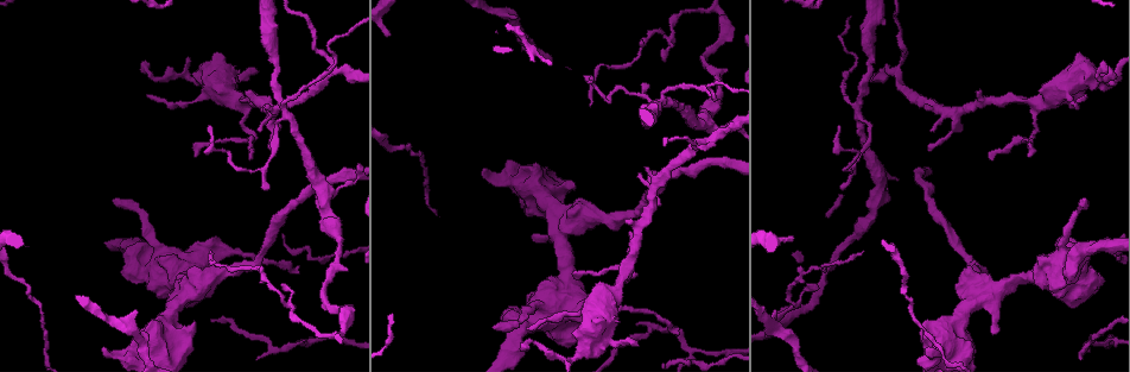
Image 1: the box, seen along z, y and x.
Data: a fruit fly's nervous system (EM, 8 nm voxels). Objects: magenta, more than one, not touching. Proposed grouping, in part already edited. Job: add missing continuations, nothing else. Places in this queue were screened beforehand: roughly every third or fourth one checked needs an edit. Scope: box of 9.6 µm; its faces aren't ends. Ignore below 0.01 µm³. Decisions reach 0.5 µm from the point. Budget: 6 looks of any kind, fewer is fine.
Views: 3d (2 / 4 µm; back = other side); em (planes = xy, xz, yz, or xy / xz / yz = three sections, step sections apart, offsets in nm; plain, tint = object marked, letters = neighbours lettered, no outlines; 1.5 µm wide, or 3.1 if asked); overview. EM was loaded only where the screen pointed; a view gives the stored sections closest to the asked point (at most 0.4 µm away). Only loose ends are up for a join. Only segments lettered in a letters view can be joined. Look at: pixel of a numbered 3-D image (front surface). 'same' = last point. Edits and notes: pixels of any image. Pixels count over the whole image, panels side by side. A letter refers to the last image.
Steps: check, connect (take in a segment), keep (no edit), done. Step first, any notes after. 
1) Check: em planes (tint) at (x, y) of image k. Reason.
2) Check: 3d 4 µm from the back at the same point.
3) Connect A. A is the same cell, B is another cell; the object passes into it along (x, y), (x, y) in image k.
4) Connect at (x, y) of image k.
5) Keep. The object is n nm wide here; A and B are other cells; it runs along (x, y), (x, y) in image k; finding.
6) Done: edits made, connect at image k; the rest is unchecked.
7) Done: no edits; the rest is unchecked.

Check: em planes (letters) at (484, 169) of image 1. Free end.

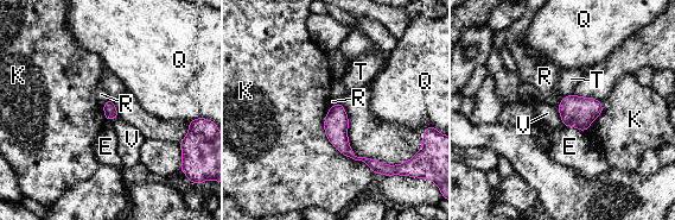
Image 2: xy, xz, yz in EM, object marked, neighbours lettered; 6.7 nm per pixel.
Keep. E, K, Q, R, T and V are other cells; no lettered segment goes on from it.

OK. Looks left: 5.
Check: em yz step 4 (plain) at (663, 61) of image 1.

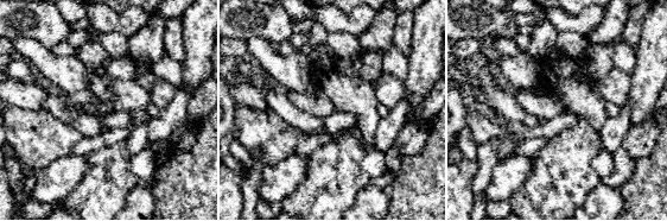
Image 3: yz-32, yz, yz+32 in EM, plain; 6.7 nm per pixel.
Check: em yz step 4 (tint) at the same point.

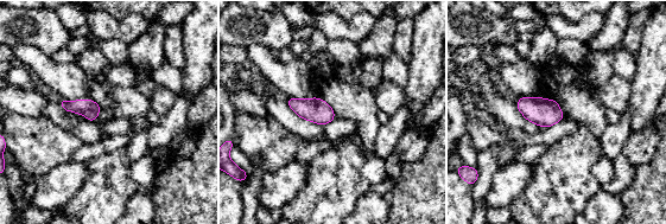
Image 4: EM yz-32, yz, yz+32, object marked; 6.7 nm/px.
Check: em yz step 4 (letters) at the same point.

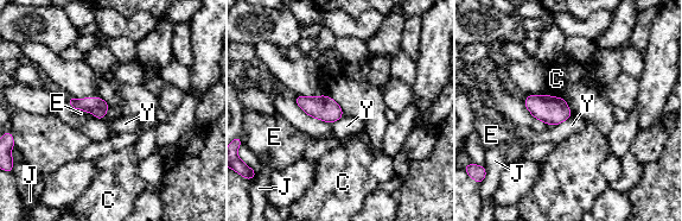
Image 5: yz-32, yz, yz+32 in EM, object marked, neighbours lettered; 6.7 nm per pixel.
Keep. C, E, J and Y are other cells; a border runs along (74, 108), (88, 111), (99, 119) in image 5; no lettered segment goes on from it.

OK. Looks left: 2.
Check: 3d 4 µm at (297, 265) of image 1. Thin end.

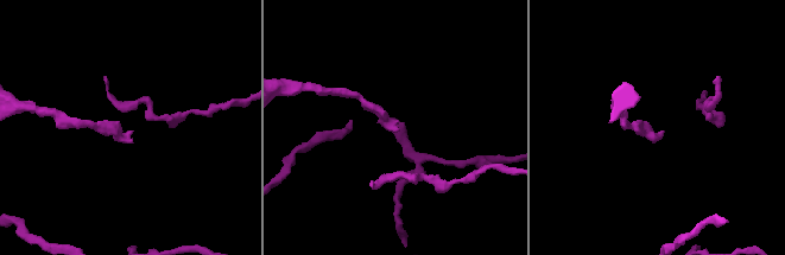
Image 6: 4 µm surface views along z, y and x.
Check: em planes (letters) at (130, 130) of image 6. Need the tissue.

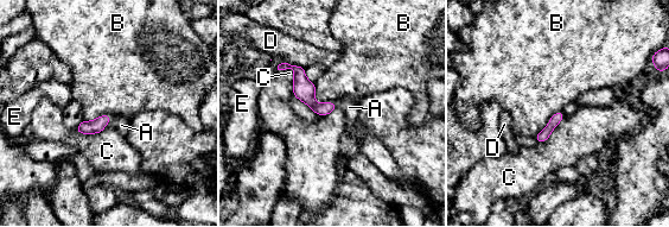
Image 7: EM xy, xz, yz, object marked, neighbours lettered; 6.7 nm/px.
Connect A. A is the same cell, B, C, D and E are other cells; the neuron continues.

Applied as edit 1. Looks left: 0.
Done: edits made, connect at image 7; the rest is unchecked.

